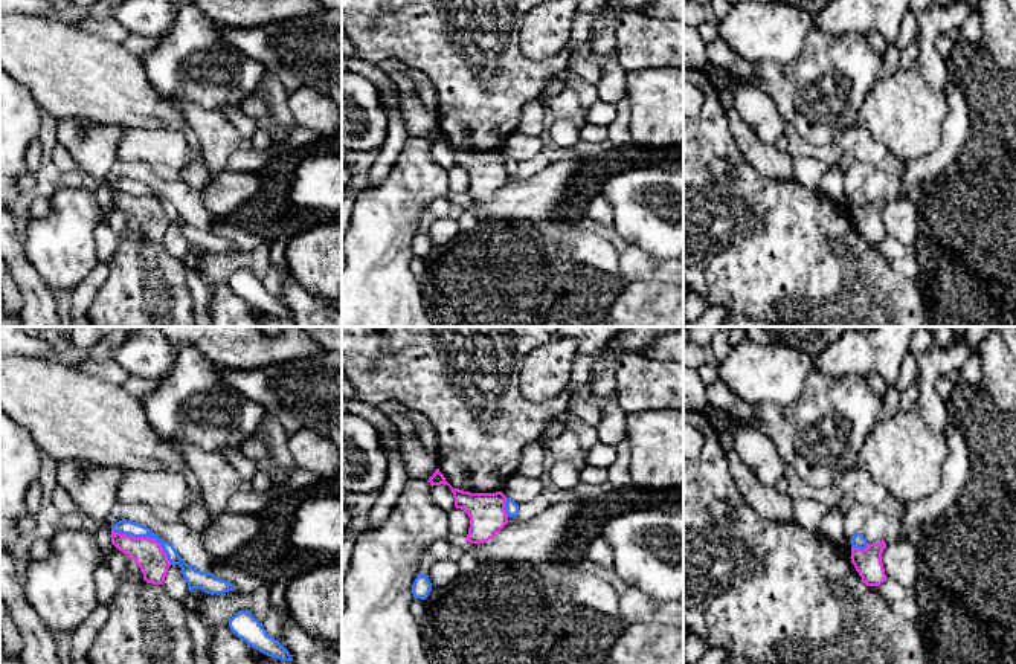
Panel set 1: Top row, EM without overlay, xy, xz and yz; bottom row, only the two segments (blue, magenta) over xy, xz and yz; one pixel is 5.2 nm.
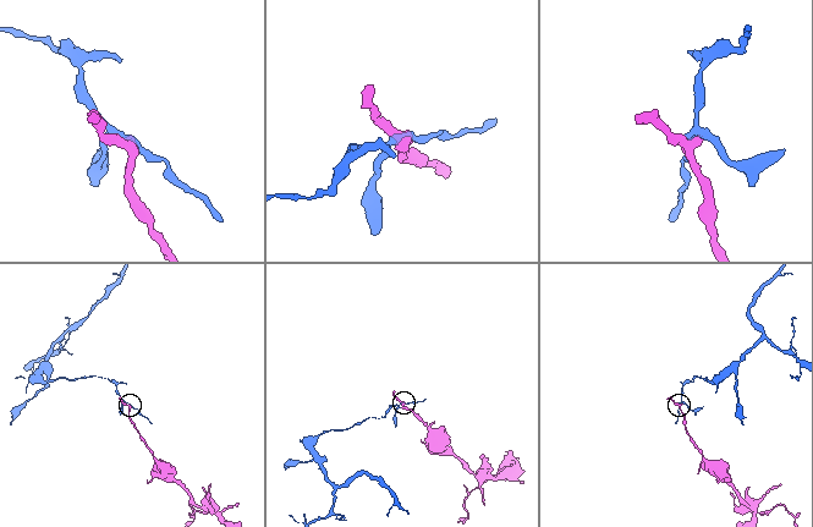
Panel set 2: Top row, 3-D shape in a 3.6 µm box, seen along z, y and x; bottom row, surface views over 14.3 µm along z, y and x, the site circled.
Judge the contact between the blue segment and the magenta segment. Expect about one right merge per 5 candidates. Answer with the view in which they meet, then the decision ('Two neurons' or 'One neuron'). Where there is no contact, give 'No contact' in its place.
Touches blue in xy. Two neurons

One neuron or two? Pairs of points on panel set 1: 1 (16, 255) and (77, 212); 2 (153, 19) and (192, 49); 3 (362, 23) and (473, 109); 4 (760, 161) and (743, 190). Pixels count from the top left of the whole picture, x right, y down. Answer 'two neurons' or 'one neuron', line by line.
1: two neurons
2: two neurons
3: one neuron
4: two neurons

